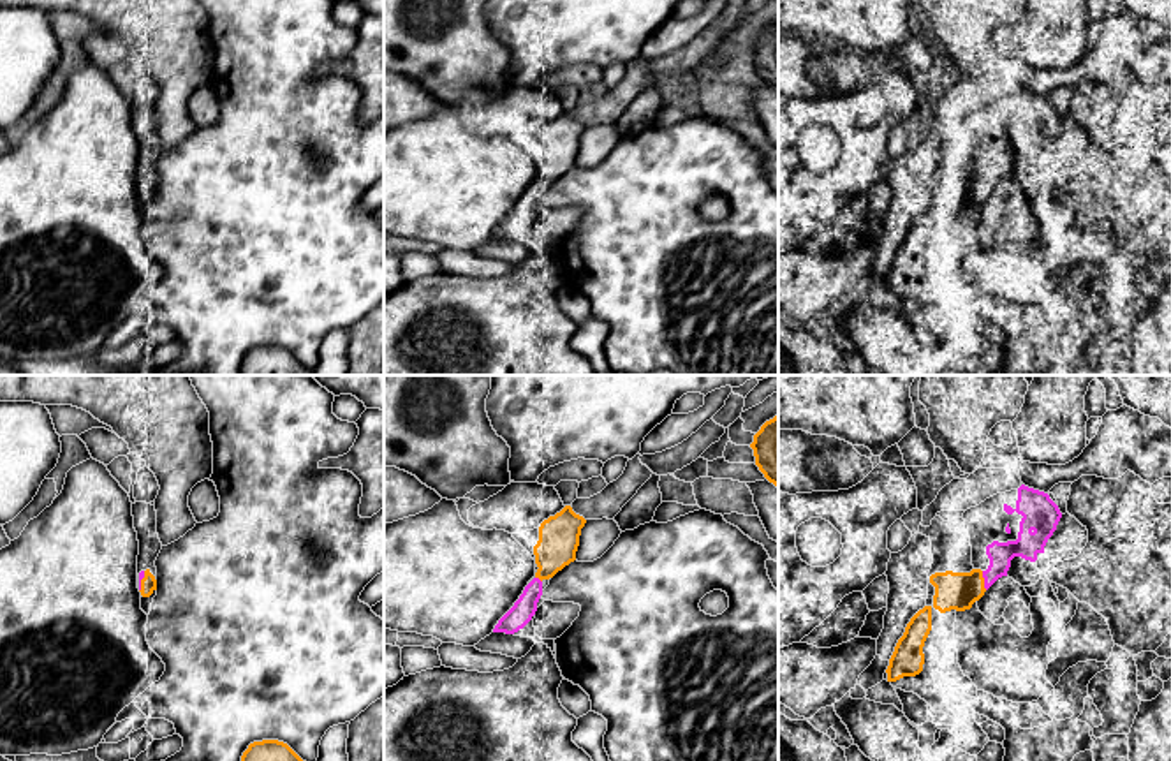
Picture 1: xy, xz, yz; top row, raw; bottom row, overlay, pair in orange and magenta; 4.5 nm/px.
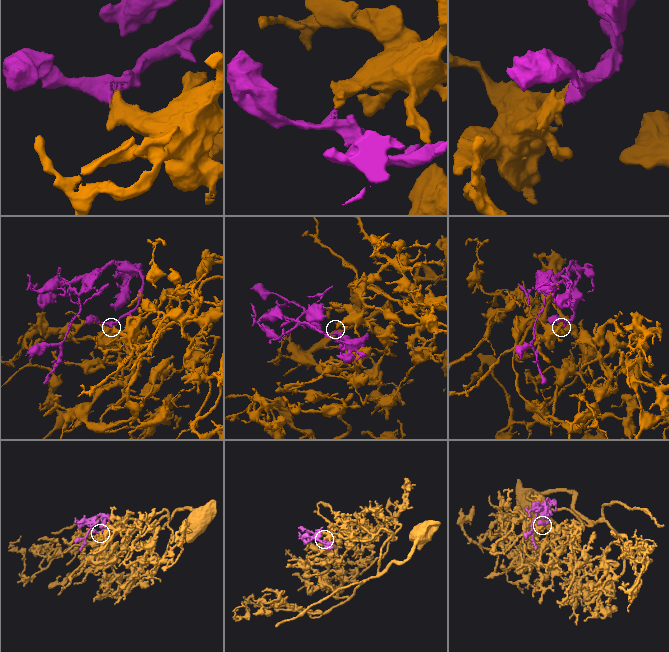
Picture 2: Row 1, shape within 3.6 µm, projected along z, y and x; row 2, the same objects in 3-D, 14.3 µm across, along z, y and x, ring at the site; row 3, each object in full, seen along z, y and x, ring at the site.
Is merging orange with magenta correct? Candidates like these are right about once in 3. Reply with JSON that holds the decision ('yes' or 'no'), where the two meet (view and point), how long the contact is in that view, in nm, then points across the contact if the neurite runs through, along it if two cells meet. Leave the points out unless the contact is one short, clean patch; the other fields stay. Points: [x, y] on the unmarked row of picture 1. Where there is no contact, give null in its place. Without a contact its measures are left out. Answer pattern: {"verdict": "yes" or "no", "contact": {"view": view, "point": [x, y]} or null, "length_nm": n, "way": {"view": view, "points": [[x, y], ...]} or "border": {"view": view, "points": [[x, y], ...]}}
{"verdict": "yes", "contact": {"view": "yz", "point": [983, 185]}, "length_nm": 90}

